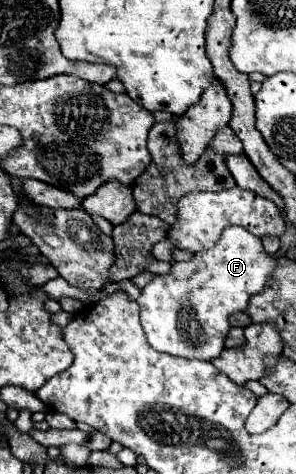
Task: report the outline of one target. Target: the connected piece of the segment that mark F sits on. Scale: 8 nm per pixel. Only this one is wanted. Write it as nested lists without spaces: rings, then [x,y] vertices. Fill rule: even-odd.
[[[226,227],[212,249],[196,253],[190,261],[172,263],[166,275],[154,275],[154,279],[144,289],[140,289],[140,297],[136,299],[136,303],[140,307],[140,323],[148,343],[156,351],[170,353],[174,357],[202,361],[218,357],[224,349],[224,339],[230,331],[228,317],[232,313],[248,309],[250,297],[264,291],[268,279],[274,277],[274,269],[278,265],[278,257],[270,255],[264,249],[260,237],[248,233],[244,227]]]

